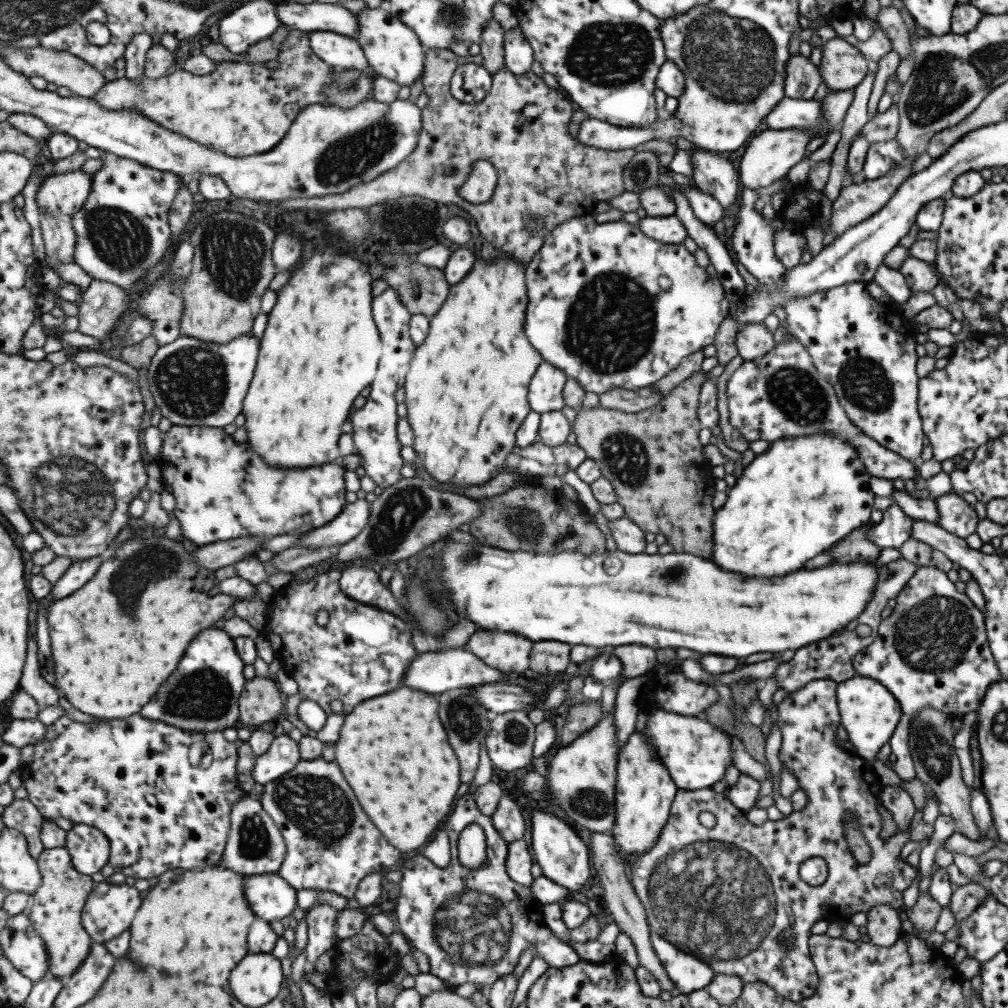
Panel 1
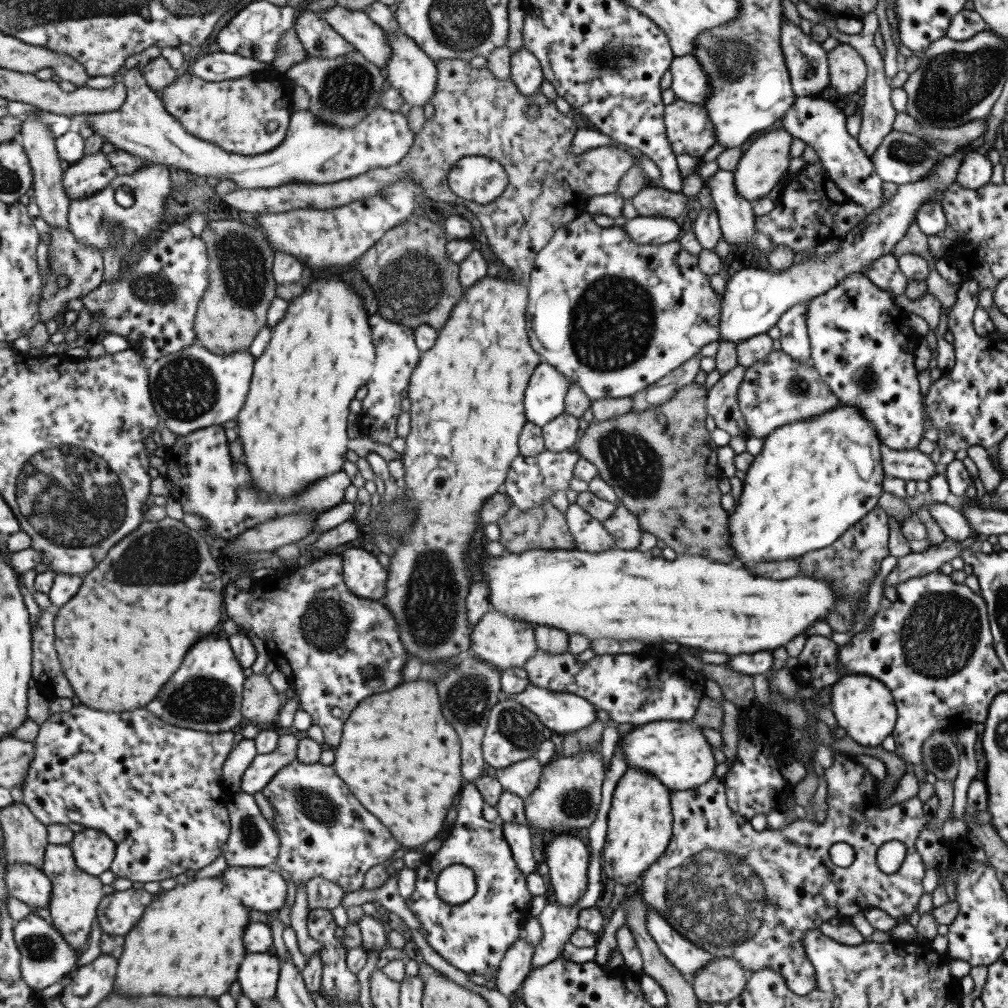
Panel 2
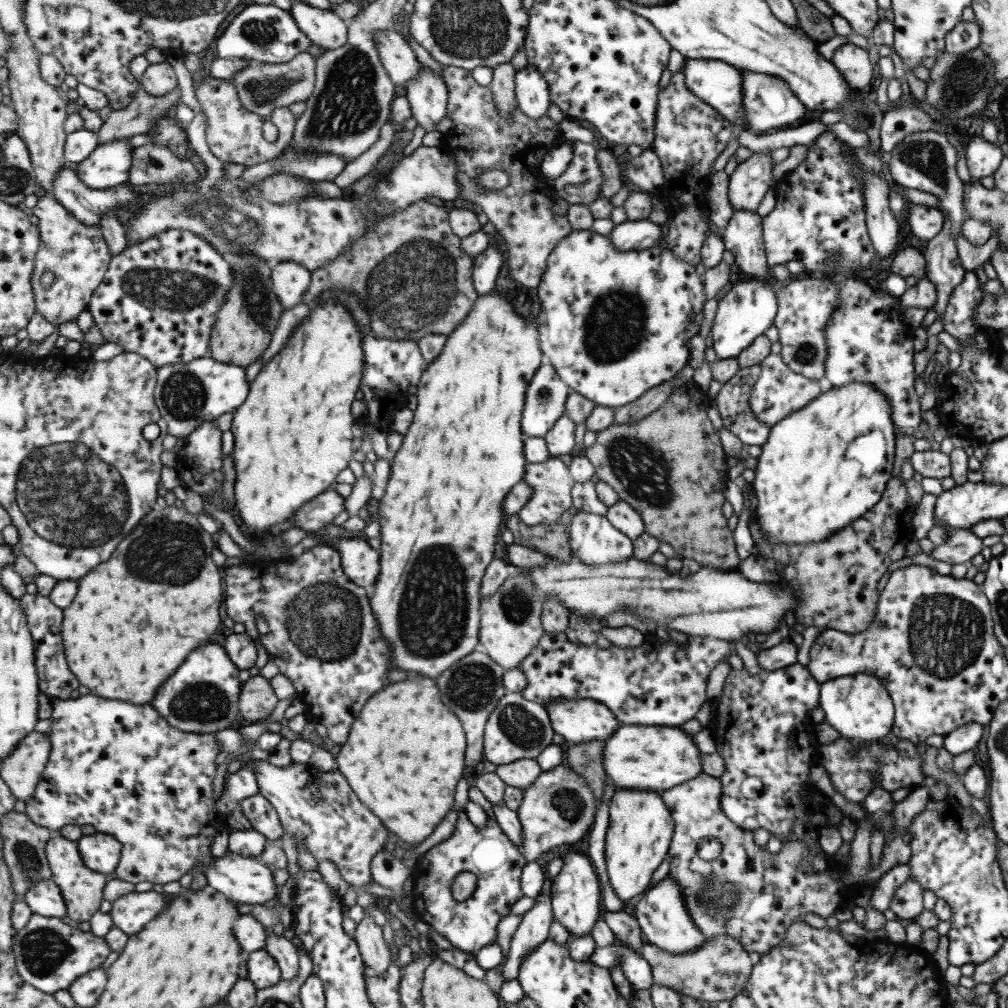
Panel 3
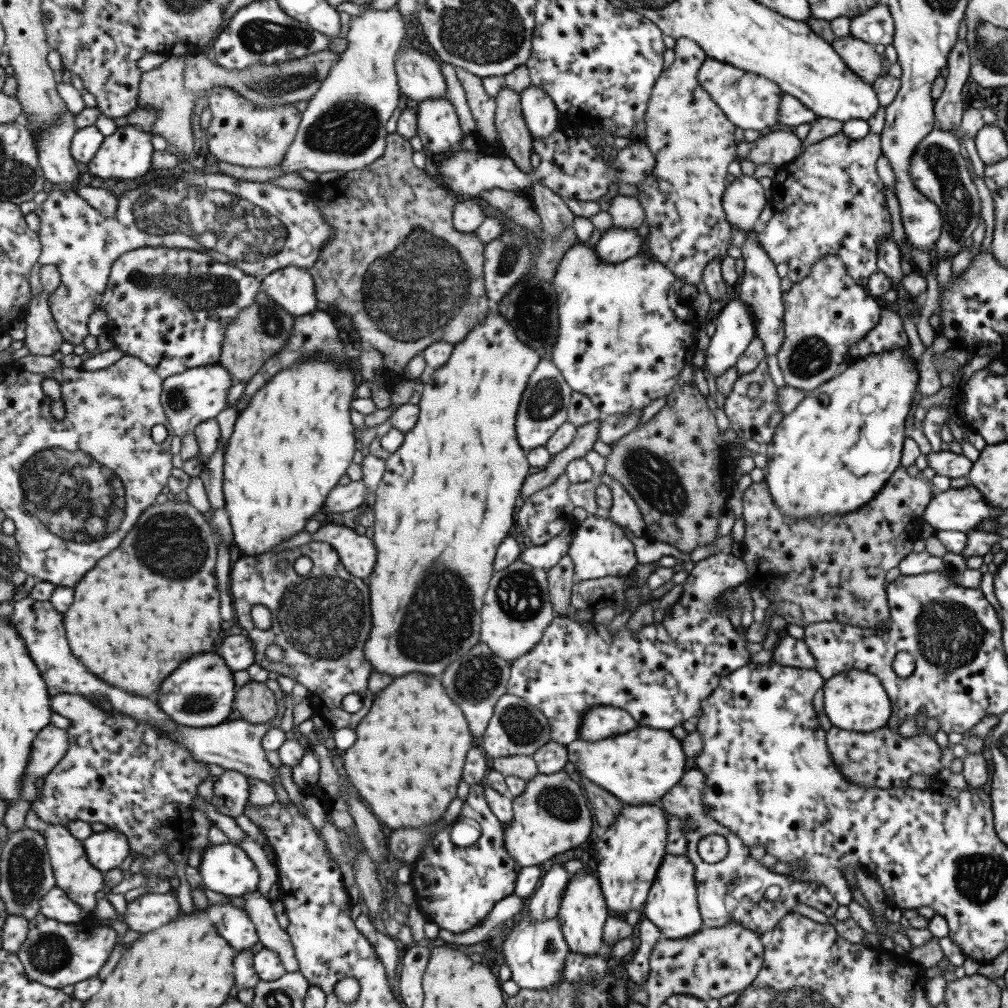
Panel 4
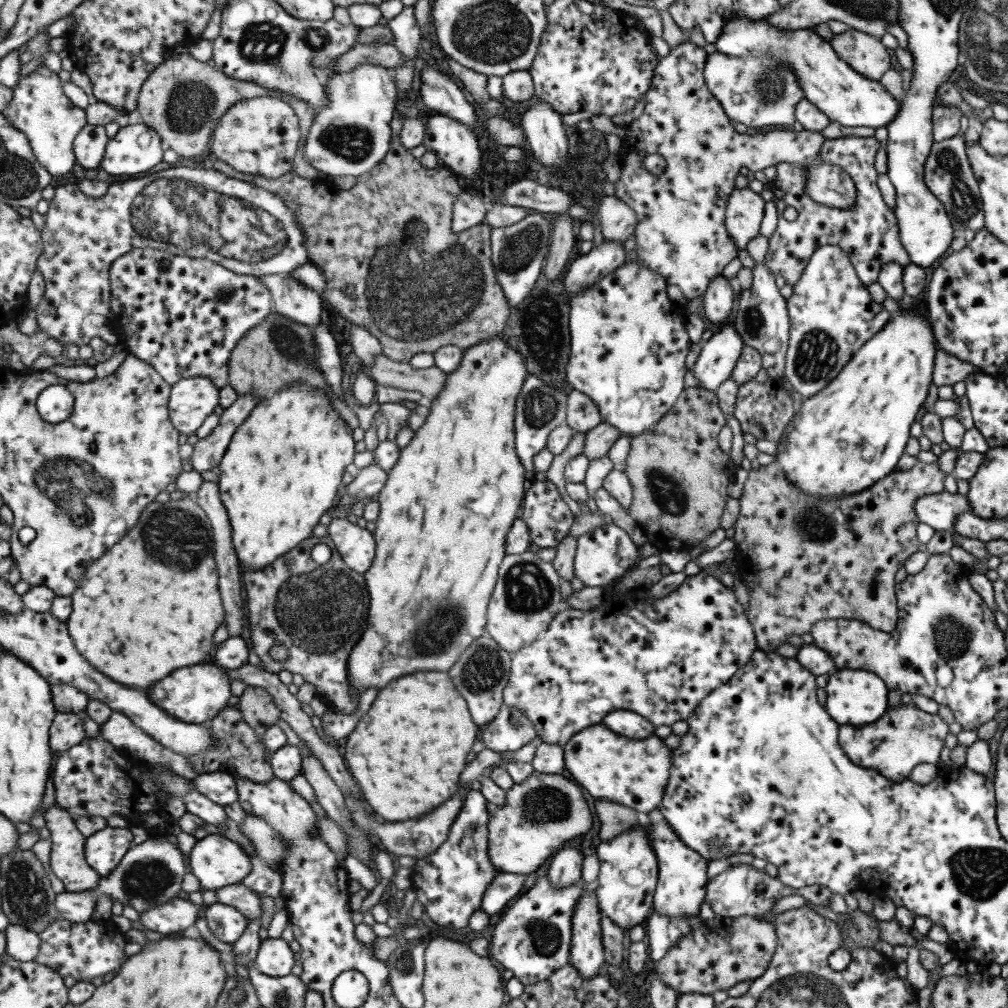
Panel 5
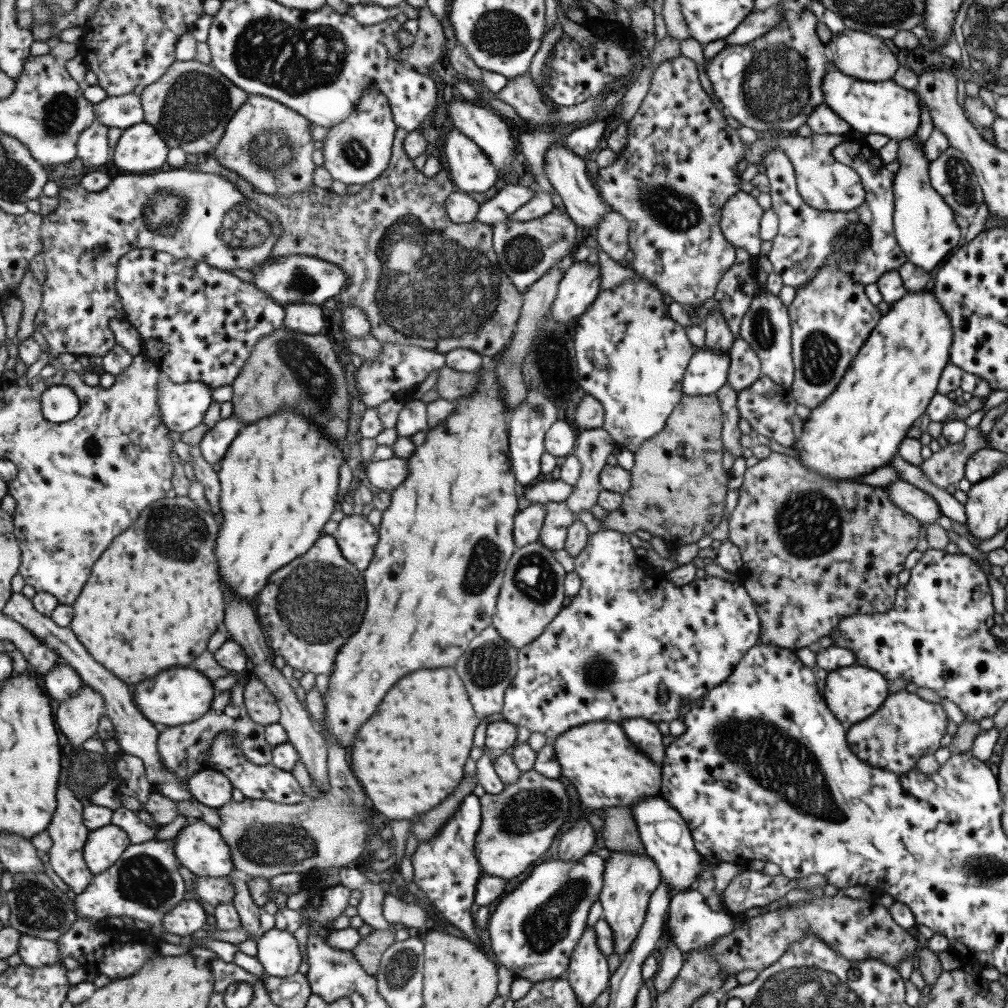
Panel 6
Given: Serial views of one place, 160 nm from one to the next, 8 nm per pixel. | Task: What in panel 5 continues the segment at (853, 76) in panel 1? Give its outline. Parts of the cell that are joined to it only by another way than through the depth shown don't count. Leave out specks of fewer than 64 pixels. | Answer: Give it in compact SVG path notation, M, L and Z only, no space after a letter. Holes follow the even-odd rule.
M855 29L833 35L828 42L835 54L869 80L878 81L890 69L889 54L875 36Z

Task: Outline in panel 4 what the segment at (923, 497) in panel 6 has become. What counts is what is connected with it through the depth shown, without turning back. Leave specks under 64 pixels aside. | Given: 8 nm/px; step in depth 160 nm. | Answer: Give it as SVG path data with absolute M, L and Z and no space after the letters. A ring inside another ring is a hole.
M968 485L935 493L924 508L921 521L928 523L934 531L943 529L966 533L982 520L1002 512L1006 511L983 501L981 493Z

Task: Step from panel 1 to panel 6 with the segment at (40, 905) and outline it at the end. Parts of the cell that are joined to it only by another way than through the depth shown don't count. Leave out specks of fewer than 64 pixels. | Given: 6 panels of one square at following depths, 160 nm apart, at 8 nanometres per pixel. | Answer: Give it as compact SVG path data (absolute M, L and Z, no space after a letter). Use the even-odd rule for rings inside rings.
M63 777L57 791L57 812L49 826L49 834L53 839L53 846L47 853L54 872L72 889L74 893L81 894L92 884L95 875L88 867L84 857L84 848L88 844L90 830L85 826L85 808L81 798L73 792L68 785L67 778Z

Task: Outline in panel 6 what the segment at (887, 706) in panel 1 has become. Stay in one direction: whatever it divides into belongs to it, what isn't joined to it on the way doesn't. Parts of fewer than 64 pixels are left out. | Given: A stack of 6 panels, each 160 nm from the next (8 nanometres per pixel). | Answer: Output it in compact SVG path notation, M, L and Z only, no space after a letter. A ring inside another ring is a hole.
M849 665L831 670L824 680L823 701L833 717L843 726L845 724L851 726L868 718L881 707L881 702L885 701L888 694L888 682L885 678L882 678L876 670L871 670L866 666Z

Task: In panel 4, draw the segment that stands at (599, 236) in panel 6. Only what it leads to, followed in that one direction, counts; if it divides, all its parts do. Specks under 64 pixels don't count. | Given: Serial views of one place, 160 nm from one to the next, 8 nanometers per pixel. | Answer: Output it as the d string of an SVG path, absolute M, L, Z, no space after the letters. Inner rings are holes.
M617 195L611 199L607 213L611 217L611 228L623 228L623 230L636 230L645 219L639 202L625 195Z

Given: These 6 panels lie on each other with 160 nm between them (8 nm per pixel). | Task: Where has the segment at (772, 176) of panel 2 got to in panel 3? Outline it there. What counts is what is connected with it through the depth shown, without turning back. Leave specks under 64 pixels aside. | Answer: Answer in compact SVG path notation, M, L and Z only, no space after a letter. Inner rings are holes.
M752 152L728 176L727 199L733 210L755 212L763 194L771 188L774 163L769 154Z

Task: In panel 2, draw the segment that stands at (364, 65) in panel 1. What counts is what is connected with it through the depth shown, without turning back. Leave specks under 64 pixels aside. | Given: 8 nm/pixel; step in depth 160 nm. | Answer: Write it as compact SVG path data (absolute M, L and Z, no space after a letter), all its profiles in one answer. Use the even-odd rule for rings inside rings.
M305 11L297 18L296 31L310 56L337 58L350 54L356 46L341 36L320 13Z

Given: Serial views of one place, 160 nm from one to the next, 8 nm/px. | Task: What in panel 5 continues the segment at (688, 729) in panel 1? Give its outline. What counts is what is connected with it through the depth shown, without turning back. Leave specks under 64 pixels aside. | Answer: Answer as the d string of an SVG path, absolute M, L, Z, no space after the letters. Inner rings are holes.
M601 724L589 726L569 738L564 752L566 772L585 787L587 794L646 814L658 807L672 768L671 749L663 744L662 738L653 734L643 740L631 740Z

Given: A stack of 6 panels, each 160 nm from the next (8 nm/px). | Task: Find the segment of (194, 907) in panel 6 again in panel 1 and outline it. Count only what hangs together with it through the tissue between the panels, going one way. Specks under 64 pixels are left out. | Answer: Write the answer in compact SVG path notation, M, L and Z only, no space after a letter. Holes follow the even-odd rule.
M108 880L96 883L84 908L83 923L93 942L112 943L121 932L131 930L137 910L144 901L144 893L126 883L112 884Z

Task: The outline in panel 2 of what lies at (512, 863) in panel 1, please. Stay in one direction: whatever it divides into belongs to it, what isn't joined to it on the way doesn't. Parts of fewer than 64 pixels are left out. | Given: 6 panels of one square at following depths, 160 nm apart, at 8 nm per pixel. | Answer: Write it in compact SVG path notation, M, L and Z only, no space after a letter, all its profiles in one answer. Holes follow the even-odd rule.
M501 822L504 826L504 835L512 846L512 853L523 871L523 874L529 876L535 872L538 867L537 860L535 860L535 852L533 852L533 834L527 825L517 823Z

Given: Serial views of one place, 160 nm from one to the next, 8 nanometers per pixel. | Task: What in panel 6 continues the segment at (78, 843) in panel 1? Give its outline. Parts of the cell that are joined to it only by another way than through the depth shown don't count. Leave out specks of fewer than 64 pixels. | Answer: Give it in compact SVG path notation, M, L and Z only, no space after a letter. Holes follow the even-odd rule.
M113 824L89 833L84 857L96 876L109 870L132 845L127 831Z

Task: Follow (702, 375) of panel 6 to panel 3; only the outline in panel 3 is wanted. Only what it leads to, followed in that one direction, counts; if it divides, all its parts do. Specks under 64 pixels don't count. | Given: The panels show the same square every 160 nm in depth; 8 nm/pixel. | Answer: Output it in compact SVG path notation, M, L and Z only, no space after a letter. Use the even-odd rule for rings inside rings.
M736 276L727 292L717 303L716 315L710 328L711 348L717 359L739 355L755 338L761 337L774 321L777 310L775 283L772 286Z

